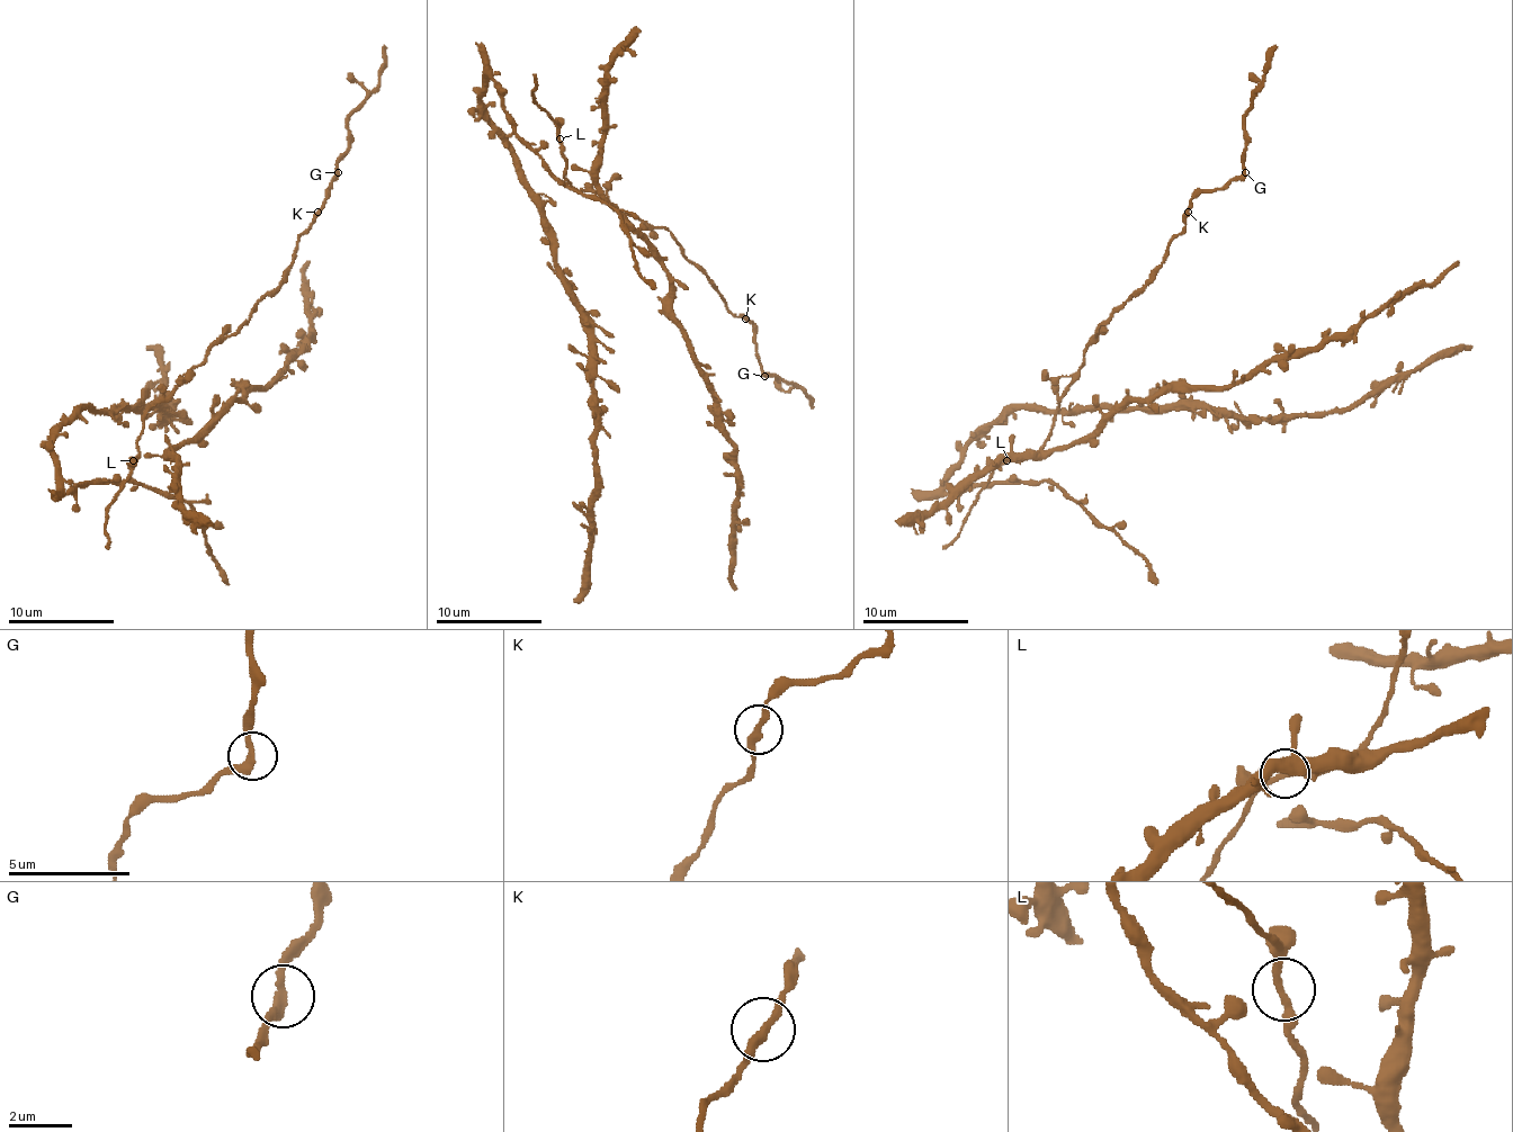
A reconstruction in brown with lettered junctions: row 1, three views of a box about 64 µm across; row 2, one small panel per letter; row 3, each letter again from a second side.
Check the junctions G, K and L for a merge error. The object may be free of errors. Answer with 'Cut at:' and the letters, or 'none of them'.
Cut at: none of them

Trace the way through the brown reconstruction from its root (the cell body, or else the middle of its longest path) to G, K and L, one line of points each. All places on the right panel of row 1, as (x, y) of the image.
G: (994, 484), (1012, 482), (1006, 463), (1044, 441), (1094, 333), (1151, 278), (1182, 230), (1190, 200), (1245, 171)
K: (994, 484), (1012, 482), (1006, 463), (1044, 441), (1094, 333), (1151, 278), (1188, 212)
L: (994, 484), (1015, 478), (1006, 460)

